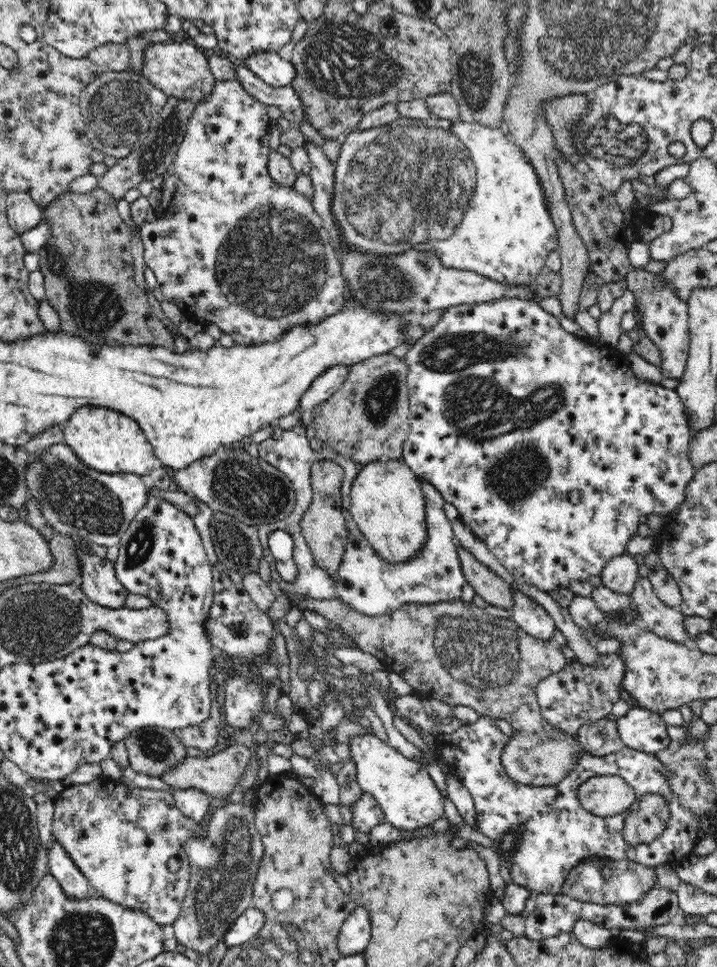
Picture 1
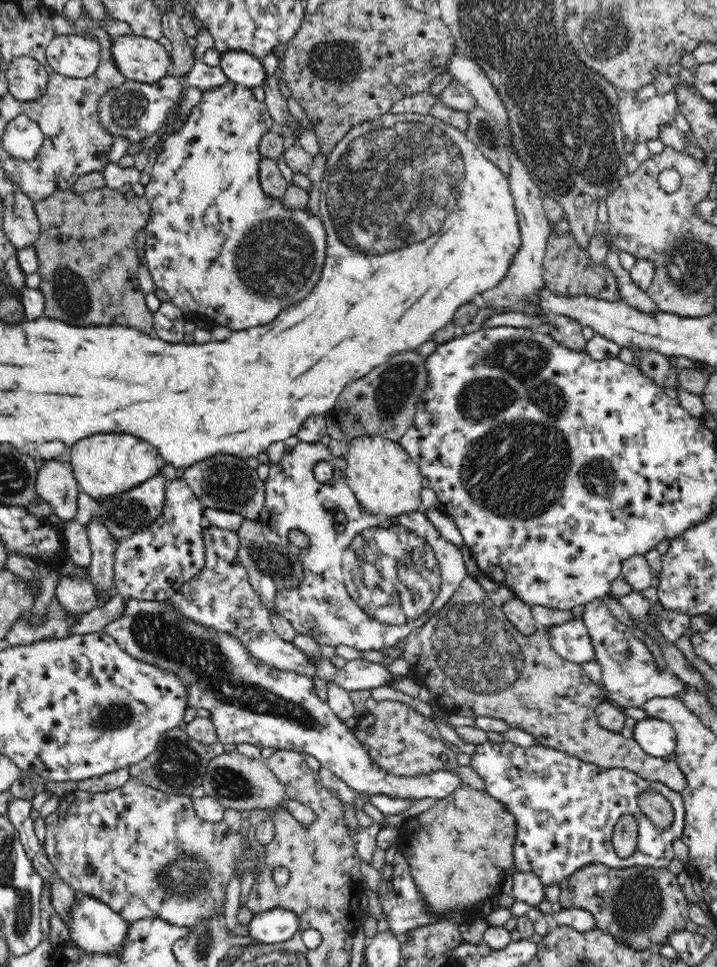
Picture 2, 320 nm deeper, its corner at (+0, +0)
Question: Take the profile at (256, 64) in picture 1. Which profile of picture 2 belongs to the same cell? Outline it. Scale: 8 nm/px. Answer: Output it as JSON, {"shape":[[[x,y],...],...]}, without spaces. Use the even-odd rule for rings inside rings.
{"shape":[[[243,51],[222,53],[219,66],[229,82],[252,89],[261,86],[266,79],[262,61]]]}

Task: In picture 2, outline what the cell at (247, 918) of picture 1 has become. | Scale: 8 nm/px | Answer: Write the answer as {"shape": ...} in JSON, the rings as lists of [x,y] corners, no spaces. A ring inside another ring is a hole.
{"shape":[[[268,909],[253,915],[245,928],[258,943],[276,944],[290,940],[300,926],[299,916],[291,910]]]}

